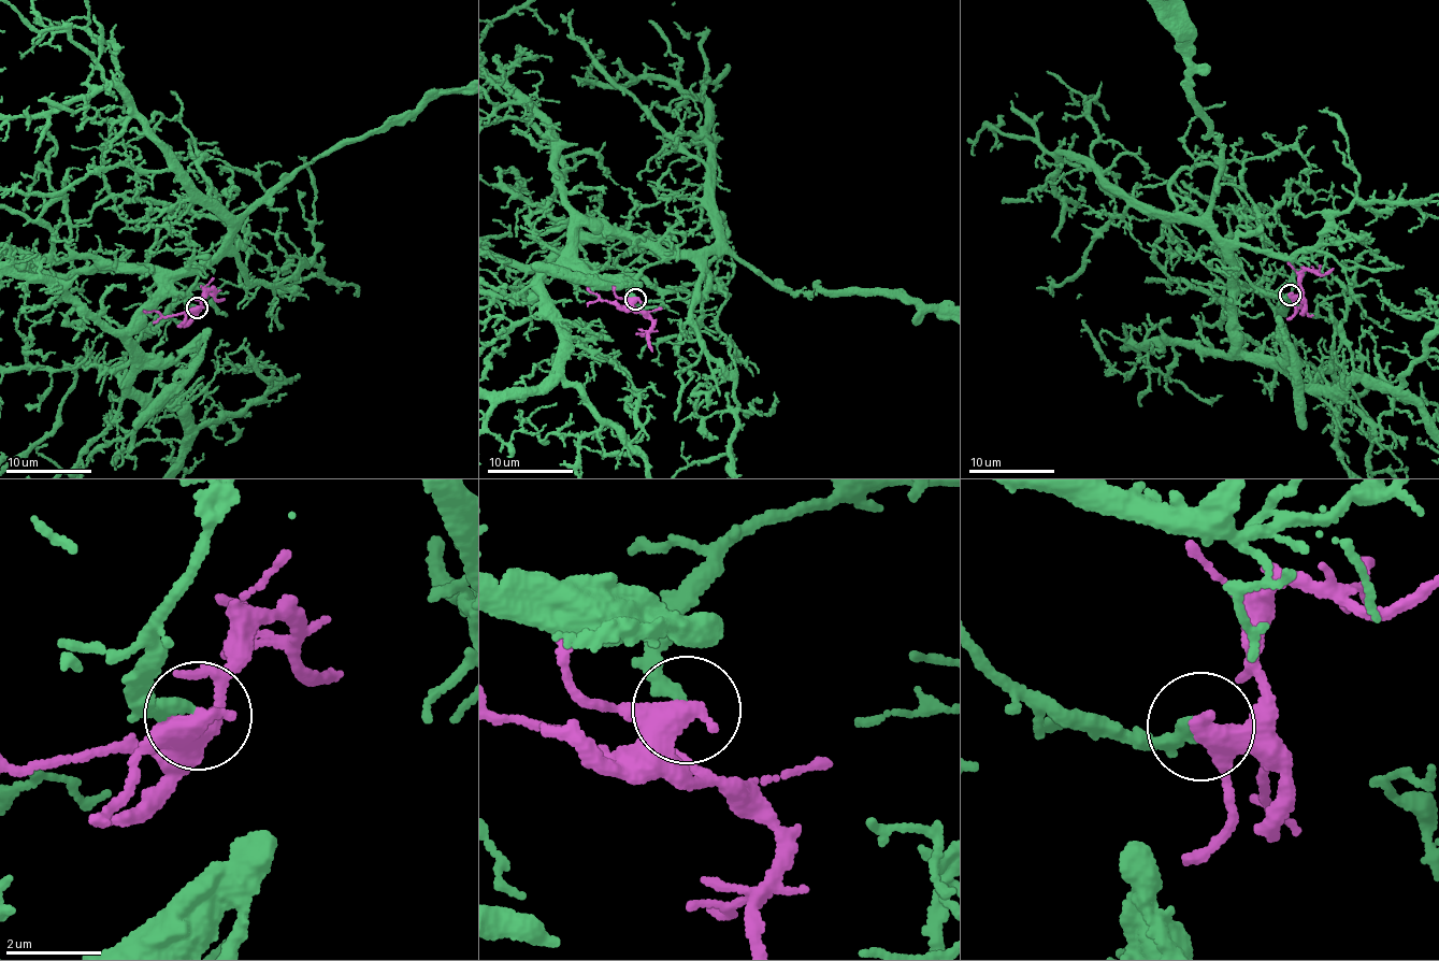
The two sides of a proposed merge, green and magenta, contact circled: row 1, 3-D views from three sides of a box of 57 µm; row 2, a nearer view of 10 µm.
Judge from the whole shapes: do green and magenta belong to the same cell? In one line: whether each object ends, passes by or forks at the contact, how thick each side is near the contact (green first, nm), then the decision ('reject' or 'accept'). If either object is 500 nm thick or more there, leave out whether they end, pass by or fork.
green ends there; magenta passes by; 240 nm thick on the green side, 400 nm on the other; accept

